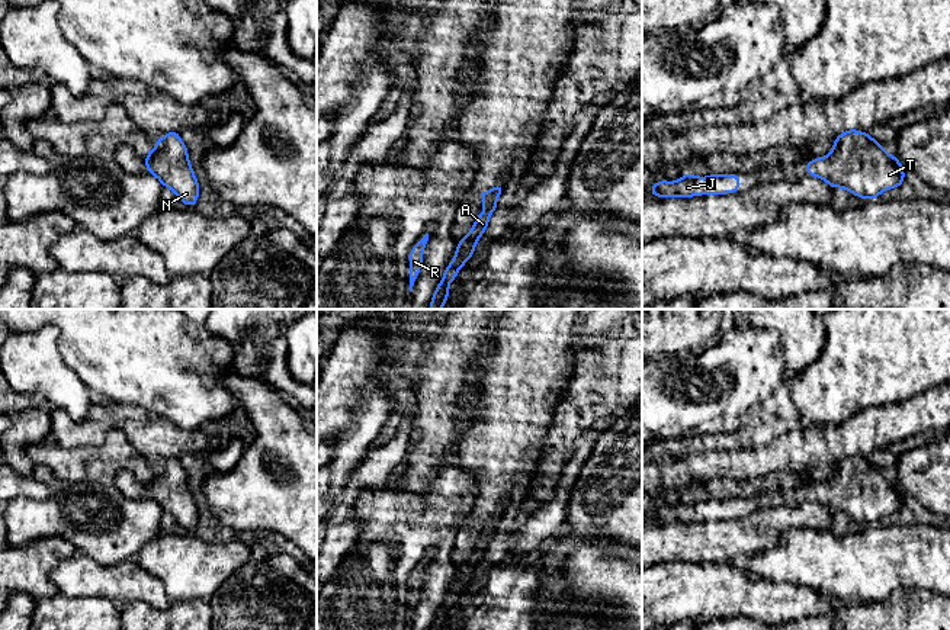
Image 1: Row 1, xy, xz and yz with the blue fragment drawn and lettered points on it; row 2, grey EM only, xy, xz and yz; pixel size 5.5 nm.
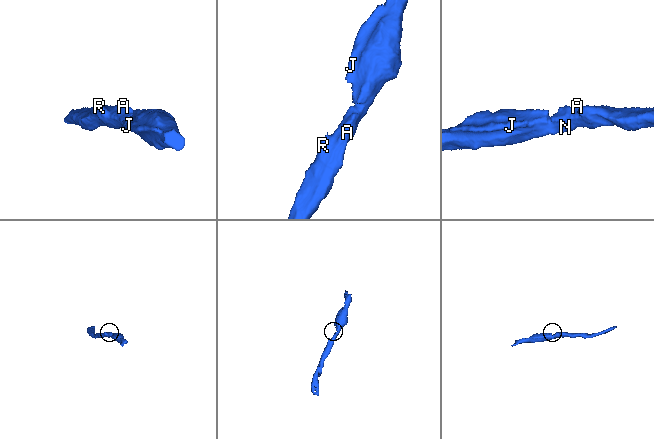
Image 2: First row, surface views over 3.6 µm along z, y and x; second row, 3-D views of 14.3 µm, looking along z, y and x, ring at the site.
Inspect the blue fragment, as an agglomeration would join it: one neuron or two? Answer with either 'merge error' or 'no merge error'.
no merge error

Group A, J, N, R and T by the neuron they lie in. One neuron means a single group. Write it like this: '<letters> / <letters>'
A J N R T

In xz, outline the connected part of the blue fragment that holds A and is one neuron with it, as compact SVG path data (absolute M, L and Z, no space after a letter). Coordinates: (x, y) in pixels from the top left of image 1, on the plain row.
M497 510L491 515L481 518L484 537L475 544L472 555L459 566L456 579L446 592L444 600L431 623L431 630L443 630L449 623L449 608L458 602L459 594L472 582L478 563L485 559L491 539L497 533L497 524L503 518L504 510Z

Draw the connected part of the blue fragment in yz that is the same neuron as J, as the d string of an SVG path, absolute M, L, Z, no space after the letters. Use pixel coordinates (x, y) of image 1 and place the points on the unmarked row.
M691 498L684 499L677 507L659 505L651 511L649 518L657 523L691 523L697 520L722 520L735 518L739 514L739 499L716 501L709 499L705 504L696 502Z

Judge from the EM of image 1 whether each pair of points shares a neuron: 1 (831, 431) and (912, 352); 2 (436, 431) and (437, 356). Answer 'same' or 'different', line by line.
1: different
2: same

